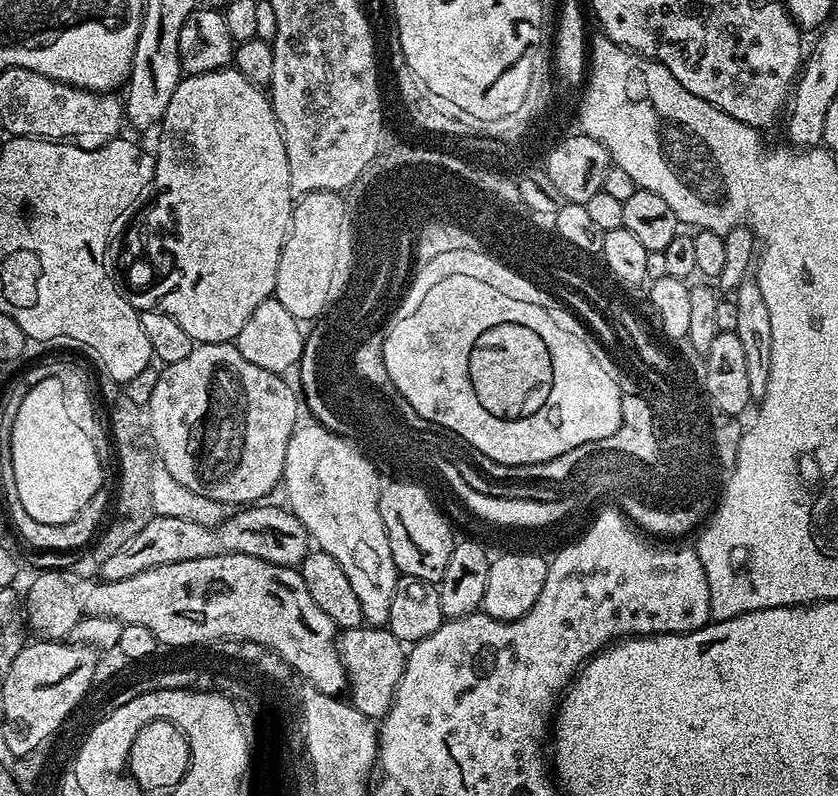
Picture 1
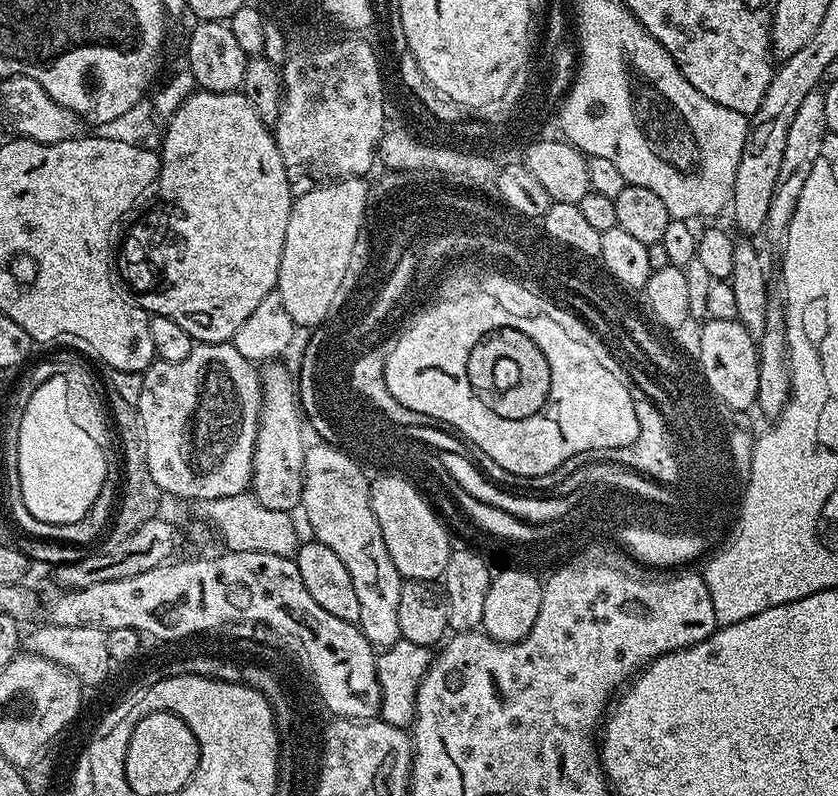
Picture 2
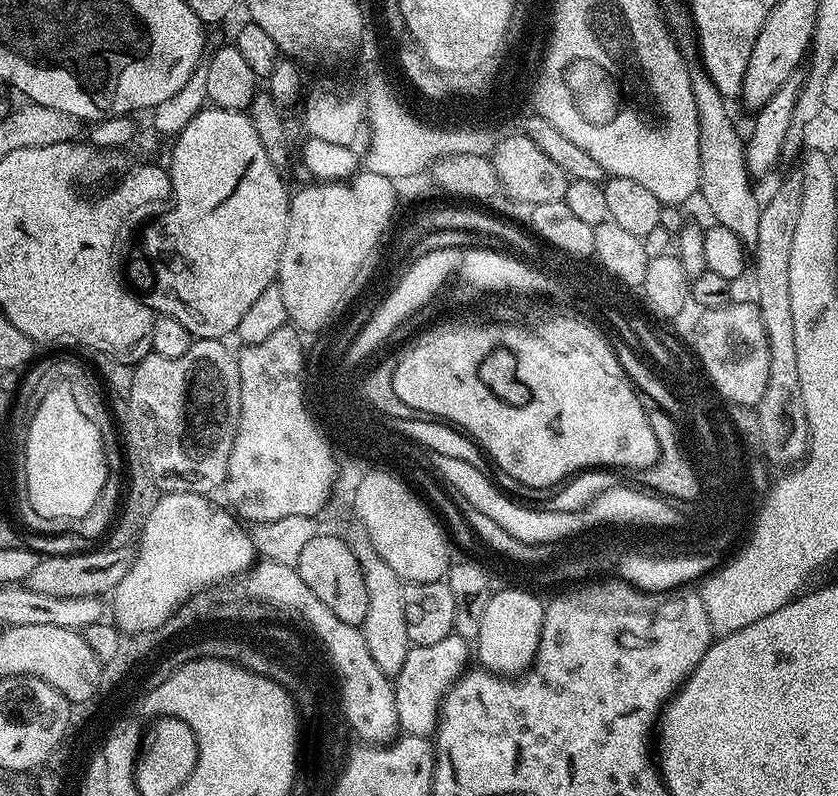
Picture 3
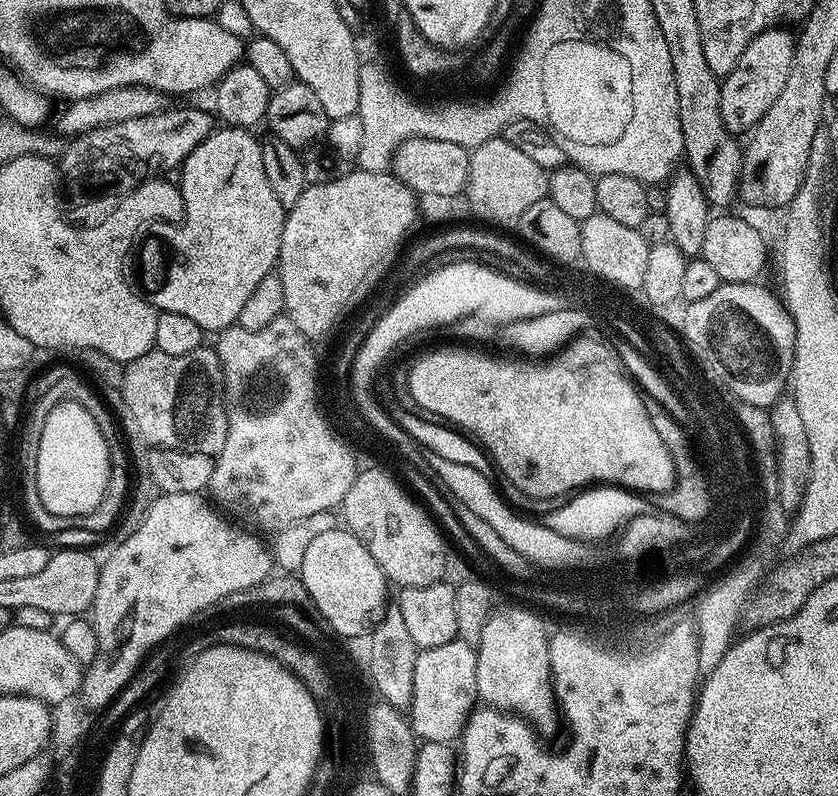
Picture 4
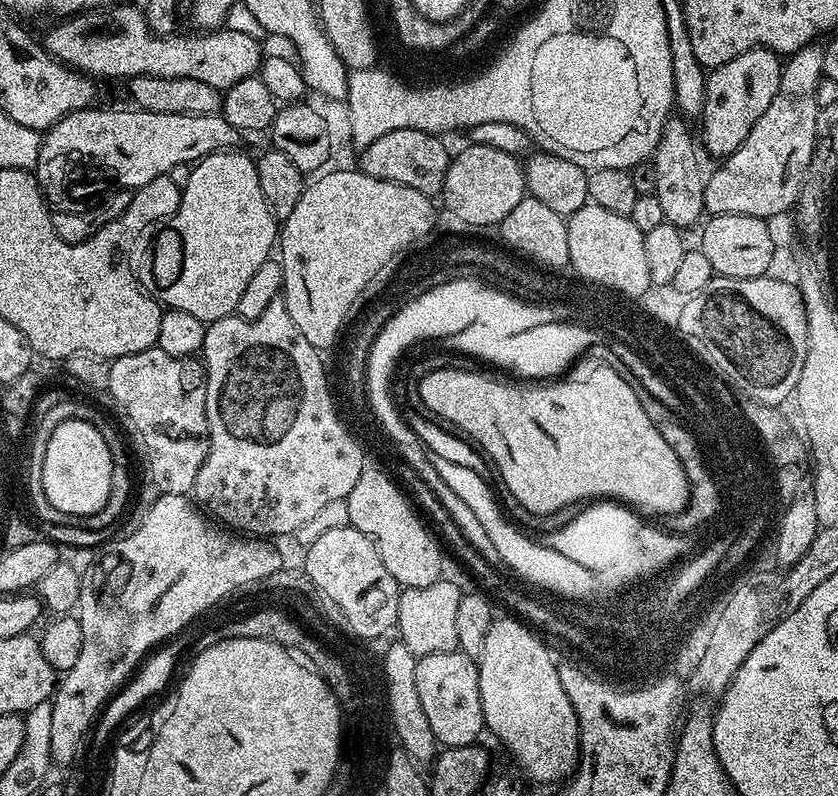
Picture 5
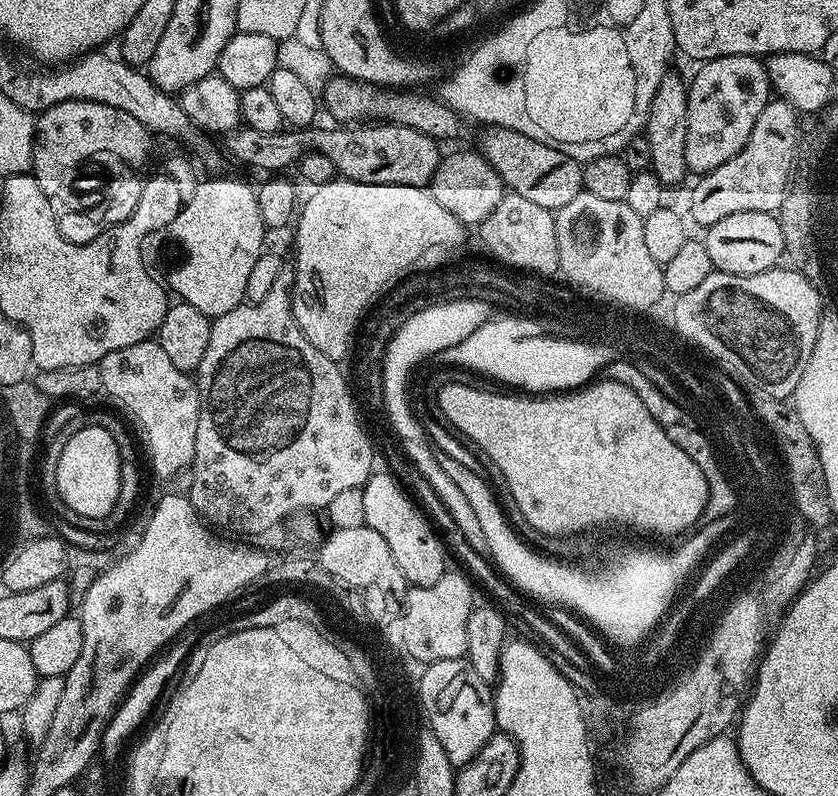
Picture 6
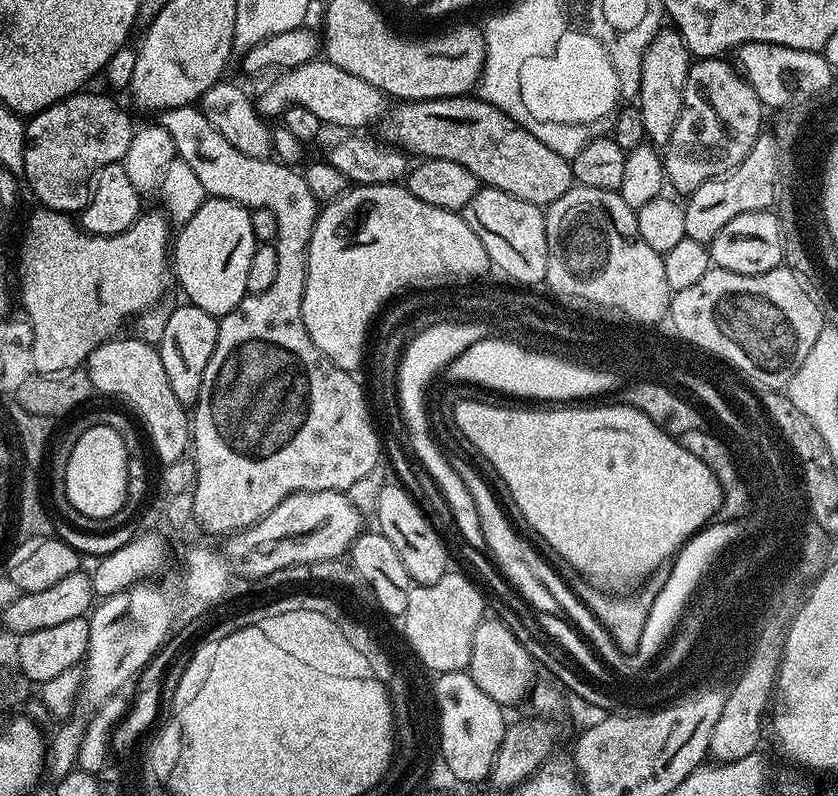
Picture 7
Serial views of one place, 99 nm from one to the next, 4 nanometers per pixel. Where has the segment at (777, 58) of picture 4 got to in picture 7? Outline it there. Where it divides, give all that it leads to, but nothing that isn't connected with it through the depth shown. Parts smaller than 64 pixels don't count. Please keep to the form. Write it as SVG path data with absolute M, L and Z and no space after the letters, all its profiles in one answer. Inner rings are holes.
M700 58L695 62L689 63L688 73L686 74L686 86L682 90L682 114L678 114L678 126L674 126L674 134L670 134L670 142L663 145L662 159L664 161L664 174L669 185L672 184L681 194L693 192L698 186L702 186L702 182L706 182L715 176L724 176L734 166L738 166L738 162L742 162L742 158L746 158L746 154L750 154L750 150L754 146L754 142L762 135L760 123L764 120L766 108L761 104L758 94L751 88L747 80L731 63L727 64L724 58Z

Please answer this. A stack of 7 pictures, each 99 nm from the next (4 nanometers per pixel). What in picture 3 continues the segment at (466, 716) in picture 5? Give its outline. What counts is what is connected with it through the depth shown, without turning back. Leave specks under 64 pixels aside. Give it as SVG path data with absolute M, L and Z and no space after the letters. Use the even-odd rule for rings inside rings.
M455 634L442 638L442 642L433 642L431 646L409 647L406 662L402 662L402 670L394 677L401 733L427 737L435 733L440 723L440 704L469 667L468 656L470 660L469 641Z

